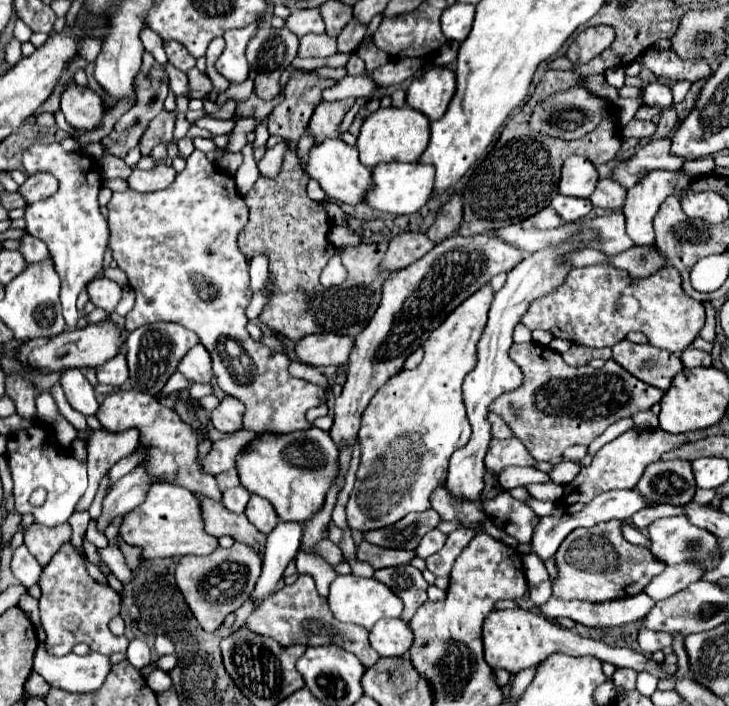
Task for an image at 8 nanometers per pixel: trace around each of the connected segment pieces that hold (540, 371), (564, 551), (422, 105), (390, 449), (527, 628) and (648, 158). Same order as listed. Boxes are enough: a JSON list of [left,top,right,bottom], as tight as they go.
[[489,342,665,462],[553,520,665,602],[407,66,455,120],[347,284,493,532],[483,606,671,678],[613,138,685,188]]

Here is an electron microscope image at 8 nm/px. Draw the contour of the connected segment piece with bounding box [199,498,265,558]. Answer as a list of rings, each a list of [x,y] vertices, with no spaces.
[[[199,498],[203,506],[203,520],[205,530],[213,536],[231,536],[235,542],[243,542],[257,550],[257,554],[263,558],[265,548],[265,534],[255,530],[251,522],[247,522],[245,514],[233,514],[227,508],[223,508],[219,502],[207,502],[207,498]]]

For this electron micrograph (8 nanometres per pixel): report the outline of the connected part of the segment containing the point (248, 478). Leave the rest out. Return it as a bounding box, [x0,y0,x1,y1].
[237,428,339,522]

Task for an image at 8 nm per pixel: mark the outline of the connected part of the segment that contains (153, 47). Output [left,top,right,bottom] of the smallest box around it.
[141,28,167,64]

